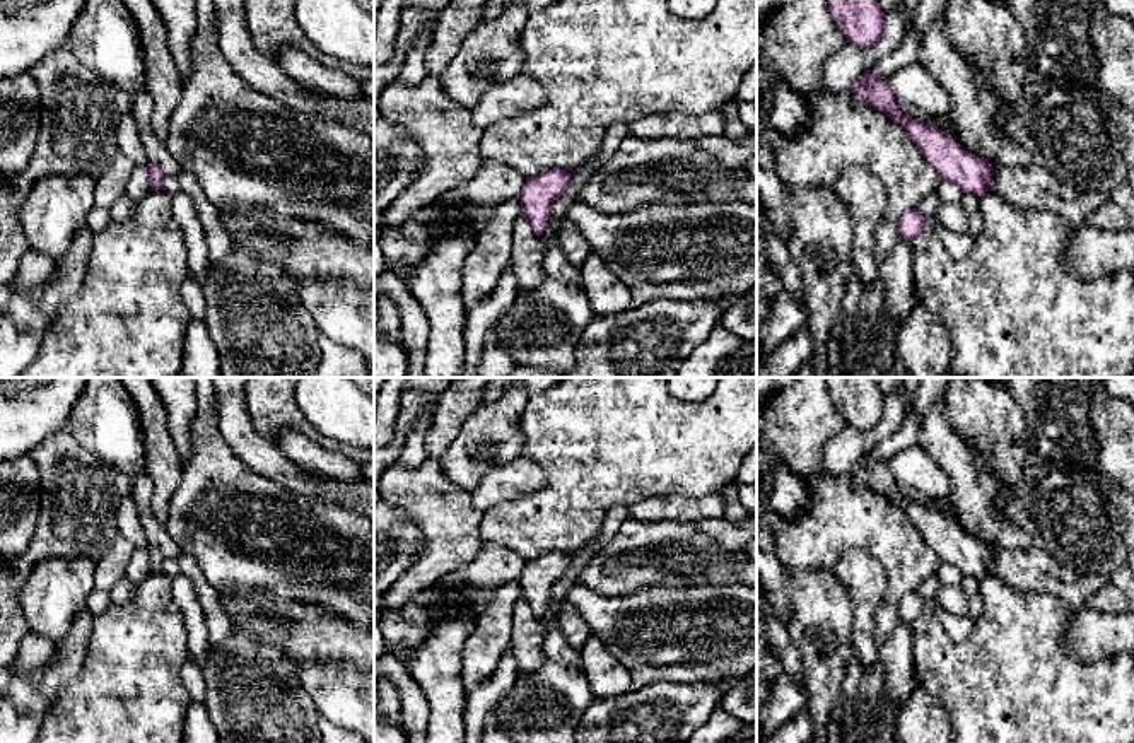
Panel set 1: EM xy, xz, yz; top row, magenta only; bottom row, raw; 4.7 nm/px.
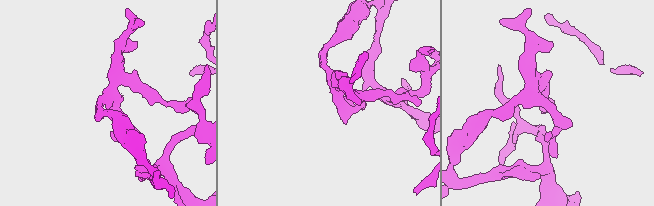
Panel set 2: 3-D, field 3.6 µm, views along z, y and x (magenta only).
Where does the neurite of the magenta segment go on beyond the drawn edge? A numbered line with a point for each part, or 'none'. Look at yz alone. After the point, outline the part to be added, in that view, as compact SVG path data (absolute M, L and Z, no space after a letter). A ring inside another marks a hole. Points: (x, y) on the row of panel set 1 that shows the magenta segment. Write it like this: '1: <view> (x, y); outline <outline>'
none

